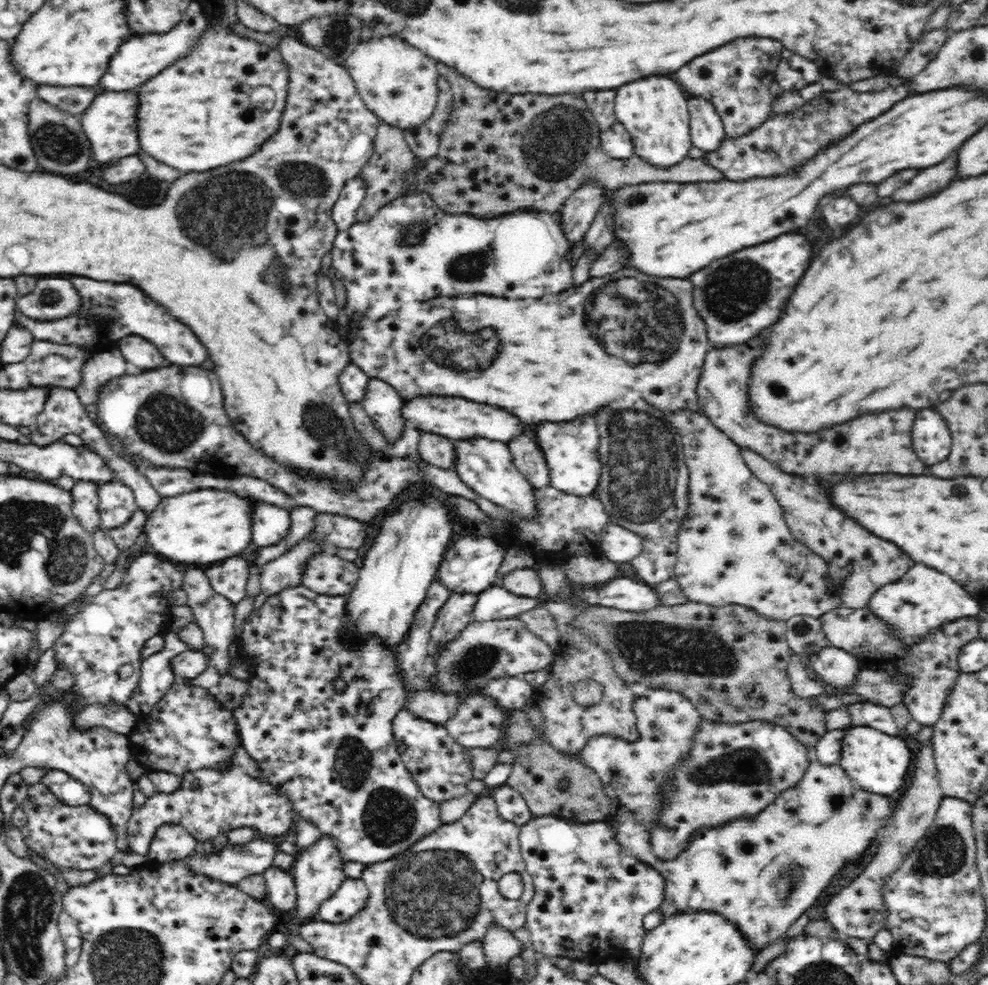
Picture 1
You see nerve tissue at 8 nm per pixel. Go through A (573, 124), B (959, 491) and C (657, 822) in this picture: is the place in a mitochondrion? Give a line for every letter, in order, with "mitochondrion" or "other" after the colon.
A: mitochondrion
B: other
C: other

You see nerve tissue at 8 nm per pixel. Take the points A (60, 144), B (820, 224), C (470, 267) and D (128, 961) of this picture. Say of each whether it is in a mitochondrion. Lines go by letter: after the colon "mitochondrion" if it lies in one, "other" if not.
A: mitochondrion
B: other
C: mitochondrion
D: mitochondrion

